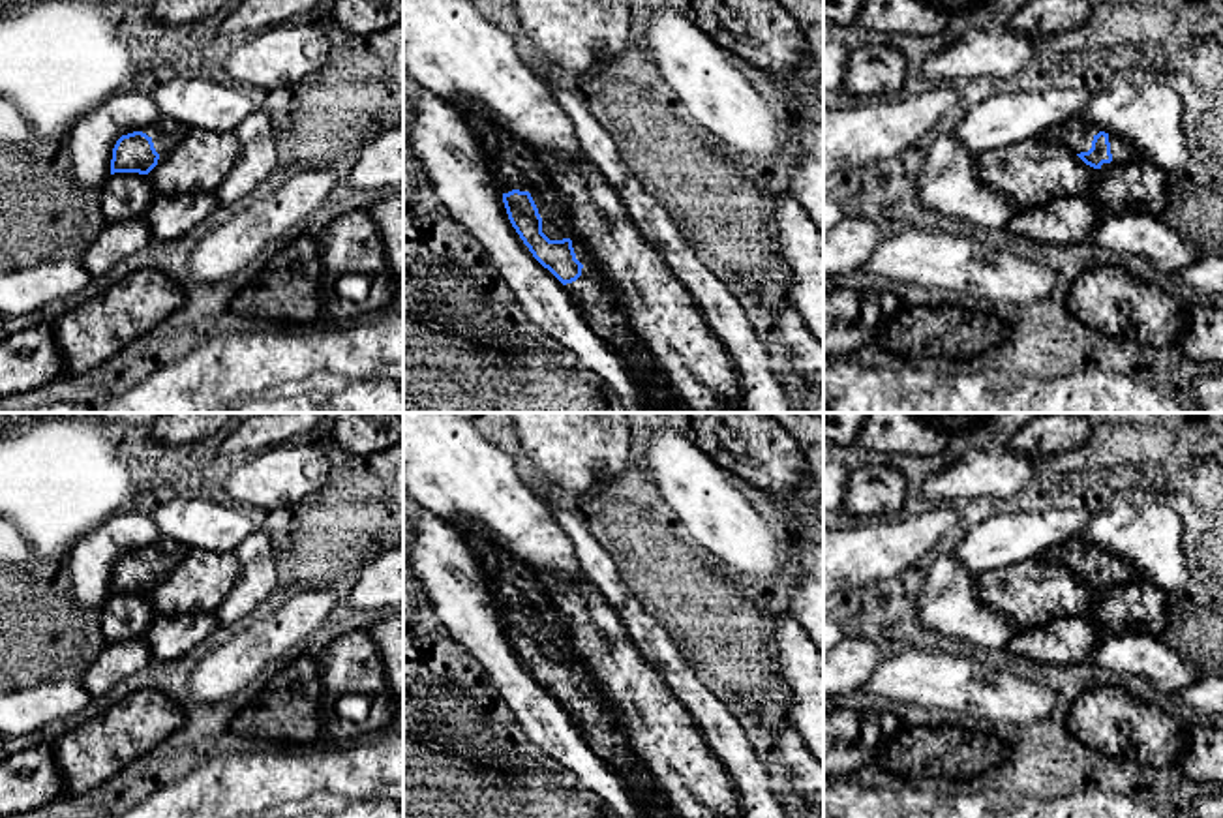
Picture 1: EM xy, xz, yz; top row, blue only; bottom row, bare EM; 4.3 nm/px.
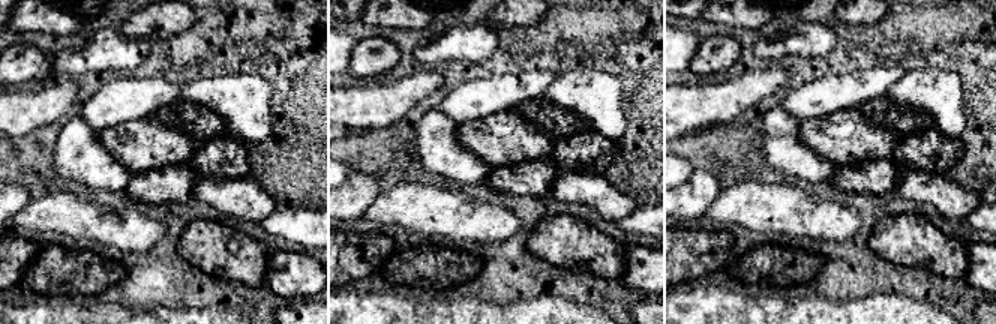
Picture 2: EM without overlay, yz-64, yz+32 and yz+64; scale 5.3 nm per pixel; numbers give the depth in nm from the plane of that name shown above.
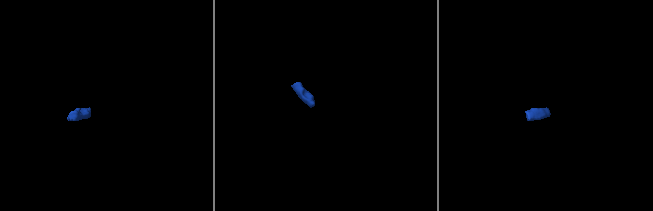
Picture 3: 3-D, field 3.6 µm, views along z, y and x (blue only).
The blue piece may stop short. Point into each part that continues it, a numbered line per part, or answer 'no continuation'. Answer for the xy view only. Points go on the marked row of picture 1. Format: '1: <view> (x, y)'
1: xy (166, 132)

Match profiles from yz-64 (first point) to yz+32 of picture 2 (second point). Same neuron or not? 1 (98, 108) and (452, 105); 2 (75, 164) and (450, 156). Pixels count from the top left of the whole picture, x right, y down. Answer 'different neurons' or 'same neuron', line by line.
1: same neuron
2: same neuron

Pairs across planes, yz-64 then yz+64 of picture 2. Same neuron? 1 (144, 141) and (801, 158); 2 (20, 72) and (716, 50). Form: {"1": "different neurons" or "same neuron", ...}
{"1": "different neurons", "2": "same neuron"}

